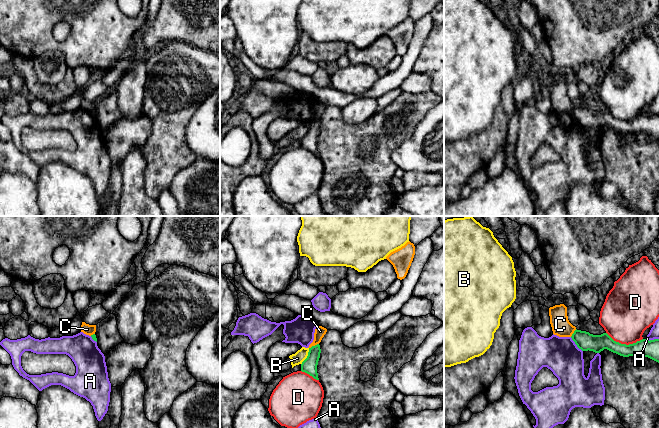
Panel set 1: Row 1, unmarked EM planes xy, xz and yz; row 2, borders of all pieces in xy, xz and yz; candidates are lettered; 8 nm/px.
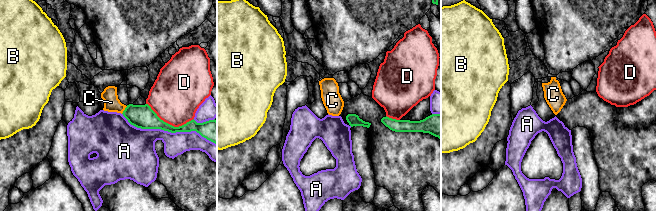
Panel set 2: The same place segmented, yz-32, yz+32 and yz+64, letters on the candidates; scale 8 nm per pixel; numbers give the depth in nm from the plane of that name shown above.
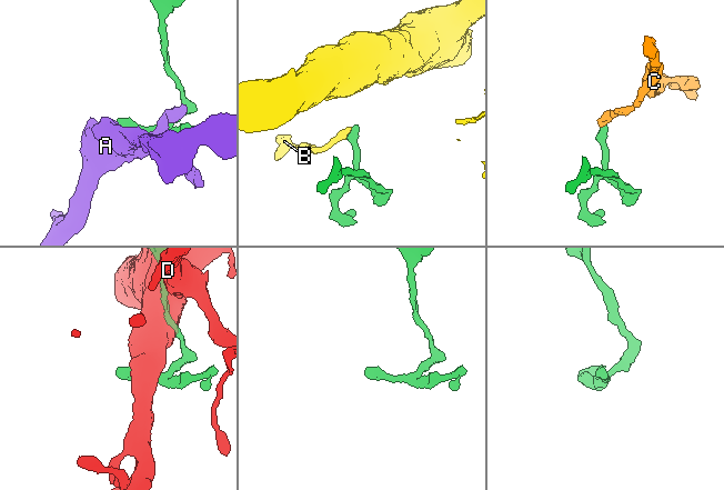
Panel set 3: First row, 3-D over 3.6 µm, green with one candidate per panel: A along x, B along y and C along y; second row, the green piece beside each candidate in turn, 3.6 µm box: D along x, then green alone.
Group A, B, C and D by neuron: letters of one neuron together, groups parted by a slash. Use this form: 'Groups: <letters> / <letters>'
Groups: A / B / C / D

